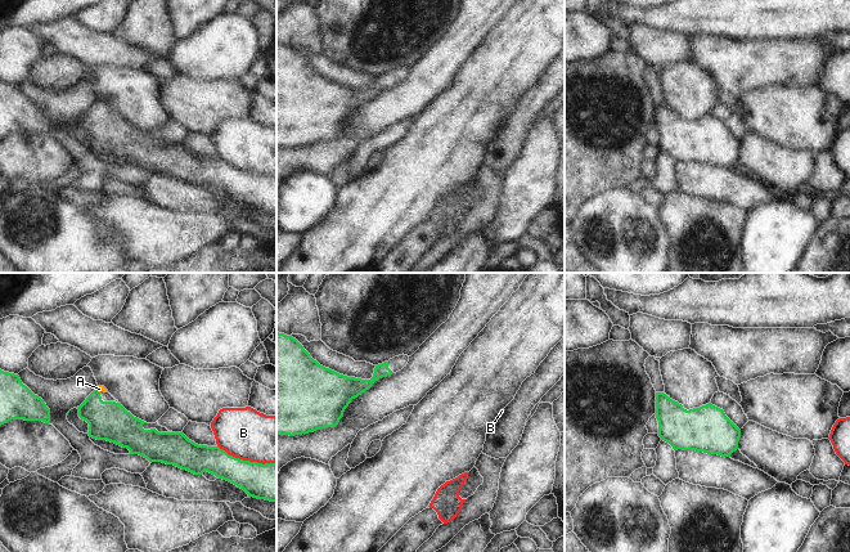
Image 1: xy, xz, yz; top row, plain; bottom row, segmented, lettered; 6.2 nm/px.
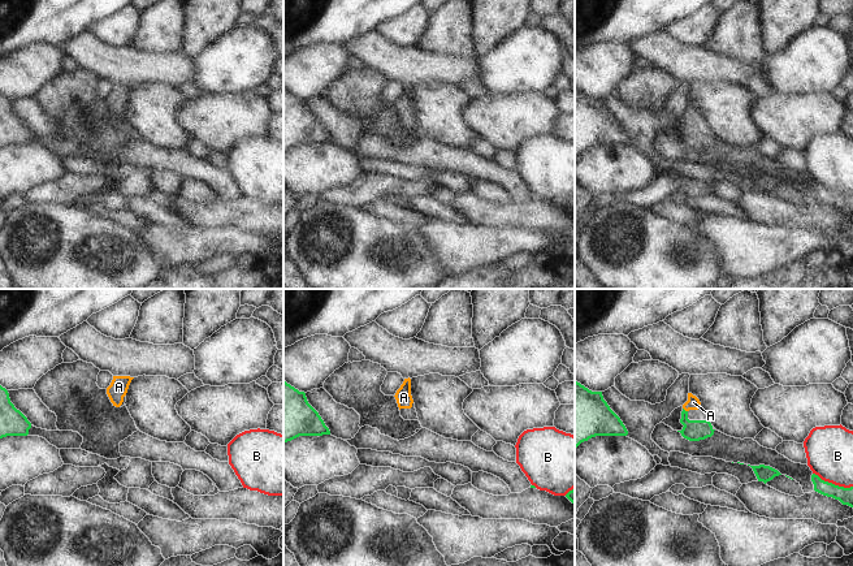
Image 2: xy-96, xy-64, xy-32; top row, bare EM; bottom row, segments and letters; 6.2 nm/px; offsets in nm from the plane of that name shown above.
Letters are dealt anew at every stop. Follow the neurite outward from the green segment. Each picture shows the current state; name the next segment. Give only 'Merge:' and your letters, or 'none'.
Merge: A

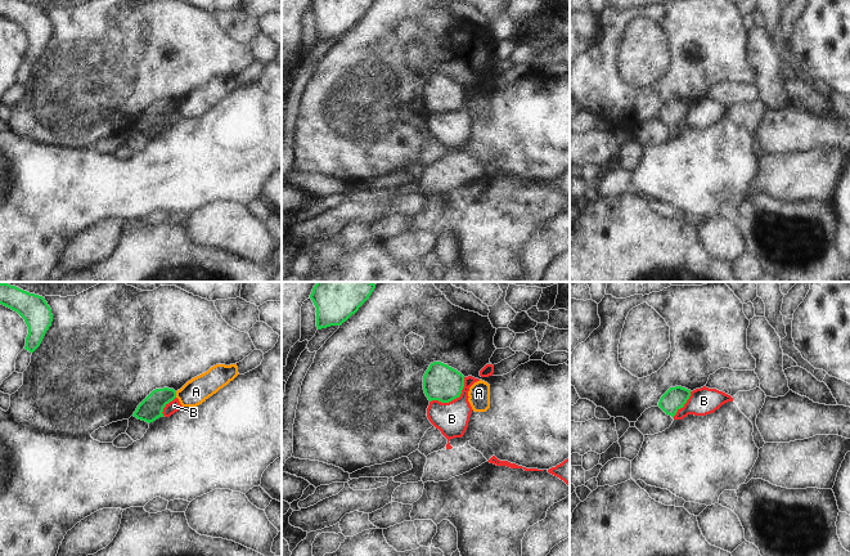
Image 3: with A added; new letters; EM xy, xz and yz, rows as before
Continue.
Merge: none

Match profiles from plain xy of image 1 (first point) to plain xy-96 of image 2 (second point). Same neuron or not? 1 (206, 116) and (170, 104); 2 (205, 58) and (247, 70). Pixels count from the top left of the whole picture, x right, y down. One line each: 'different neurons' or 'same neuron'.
1: different neurons
2: same neuron

